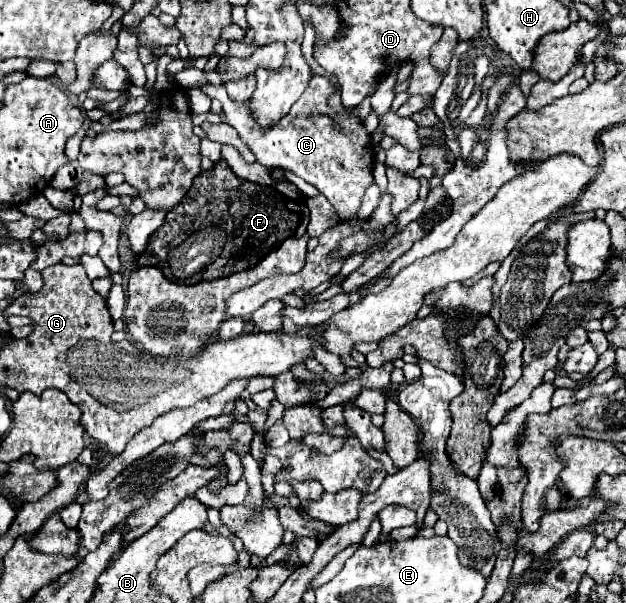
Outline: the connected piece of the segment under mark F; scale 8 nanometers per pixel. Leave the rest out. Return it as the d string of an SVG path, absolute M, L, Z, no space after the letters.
M222 160L212 172L202 172L194 178L182 202L166 214L164 226L150 236L148 250L138 256L138 264L164 270L166 260L168 270L178 282L196 284L256 266L292 236L298 224L300 214L286 208L286 196L274 188L260 188L240 180Z

